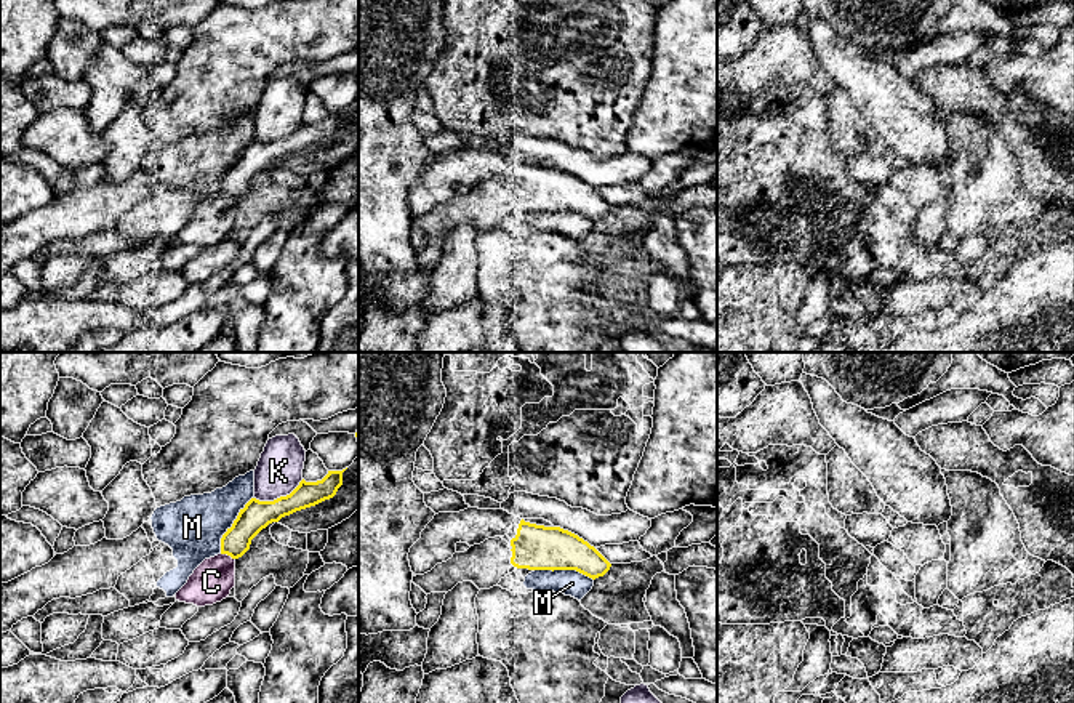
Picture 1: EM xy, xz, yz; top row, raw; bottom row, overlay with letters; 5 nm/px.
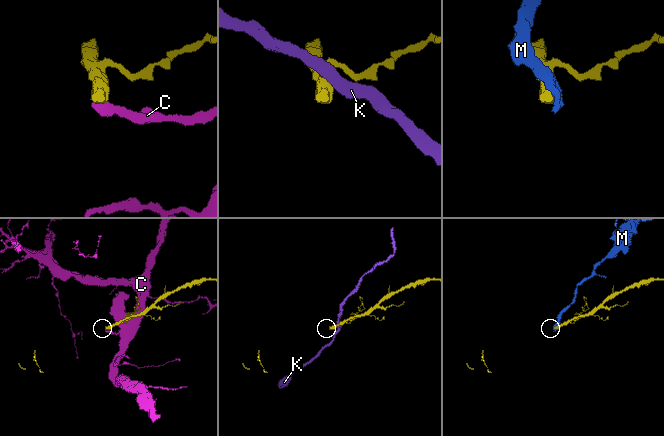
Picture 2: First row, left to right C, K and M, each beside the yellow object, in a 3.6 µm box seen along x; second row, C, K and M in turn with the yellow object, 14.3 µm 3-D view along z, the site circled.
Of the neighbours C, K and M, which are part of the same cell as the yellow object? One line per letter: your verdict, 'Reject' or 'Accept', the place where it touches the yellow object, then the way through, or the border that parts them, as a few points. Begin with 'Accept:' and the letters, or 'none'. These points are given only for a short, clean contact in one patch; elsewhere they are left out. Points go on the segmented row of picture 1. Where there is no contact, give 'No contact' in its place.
Accept: none
C: Reject. Touches yellow at xy (228, 554)
K: Reject. Touches yellow at xy (280, 497). Boundary: xy (303, 479), (285, 495), (272, 500), (255, 498)
M: Reject. Touches yellow at xy (232, 526)

